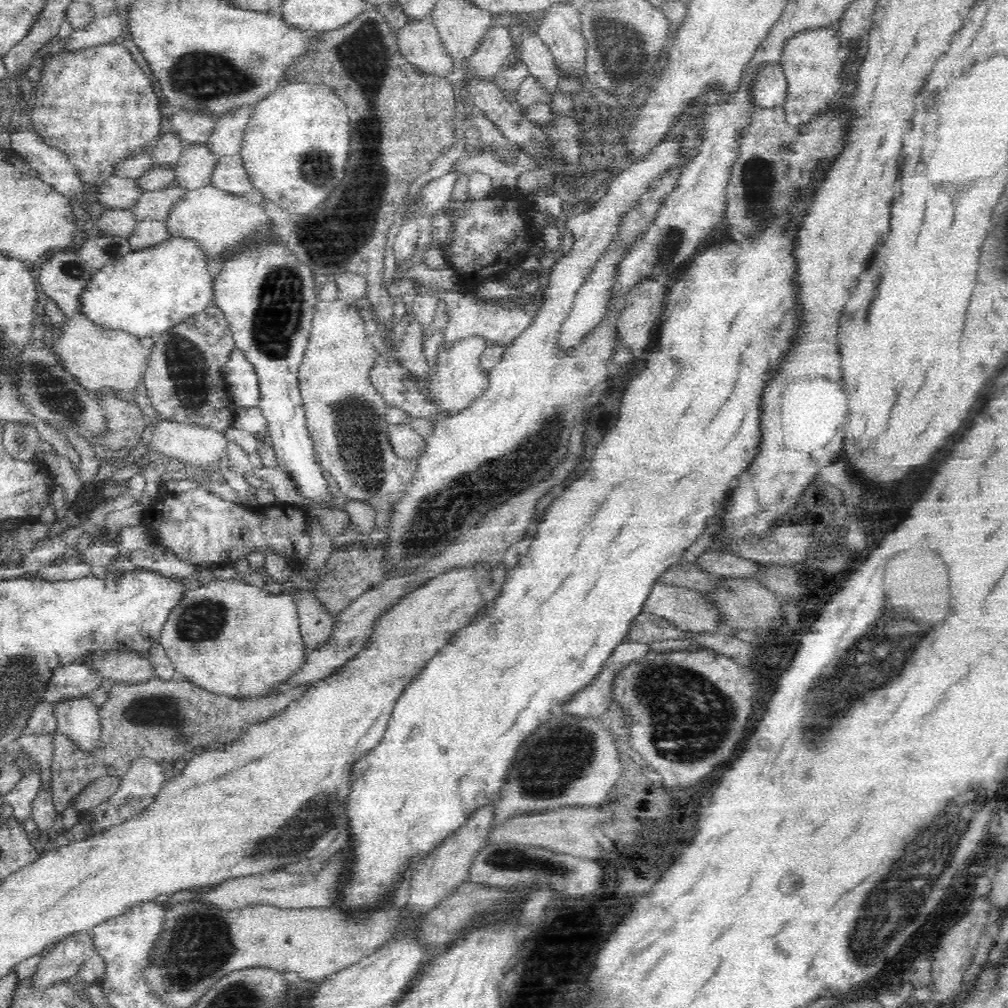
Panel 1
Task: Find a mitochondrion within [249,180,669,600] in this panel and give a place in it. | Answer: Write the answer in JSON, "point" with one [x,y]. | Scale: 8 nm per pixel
{"point":[440,513]}

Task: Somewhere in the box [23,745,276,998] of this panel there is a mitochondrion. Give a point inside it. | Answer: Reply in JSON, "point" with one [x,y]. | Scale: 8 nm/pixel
{"point":[202,942]}

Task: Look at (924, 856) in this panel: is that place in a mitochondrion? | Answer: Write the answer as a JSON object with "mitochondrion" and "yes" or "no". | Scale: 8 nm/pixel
{"mitochondrion":"yes"}

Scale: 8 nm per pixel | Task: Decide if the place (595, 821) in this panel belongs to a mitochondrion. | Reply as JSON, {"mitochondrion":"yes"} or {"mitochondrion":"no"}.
{"mitochondrion":"no"}

